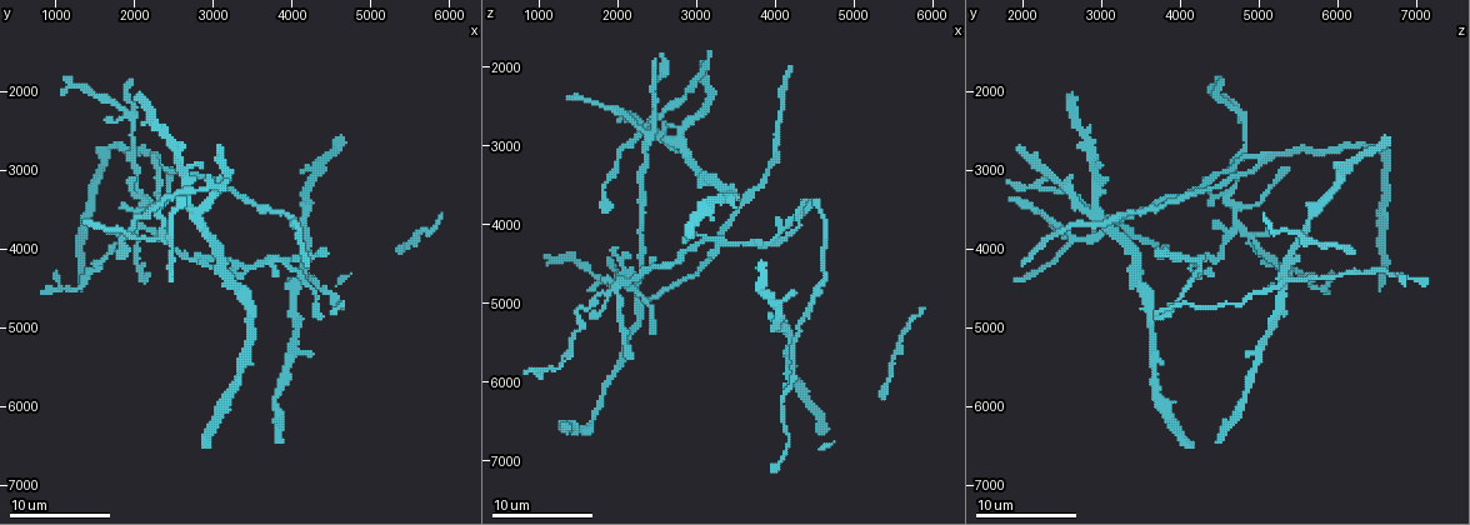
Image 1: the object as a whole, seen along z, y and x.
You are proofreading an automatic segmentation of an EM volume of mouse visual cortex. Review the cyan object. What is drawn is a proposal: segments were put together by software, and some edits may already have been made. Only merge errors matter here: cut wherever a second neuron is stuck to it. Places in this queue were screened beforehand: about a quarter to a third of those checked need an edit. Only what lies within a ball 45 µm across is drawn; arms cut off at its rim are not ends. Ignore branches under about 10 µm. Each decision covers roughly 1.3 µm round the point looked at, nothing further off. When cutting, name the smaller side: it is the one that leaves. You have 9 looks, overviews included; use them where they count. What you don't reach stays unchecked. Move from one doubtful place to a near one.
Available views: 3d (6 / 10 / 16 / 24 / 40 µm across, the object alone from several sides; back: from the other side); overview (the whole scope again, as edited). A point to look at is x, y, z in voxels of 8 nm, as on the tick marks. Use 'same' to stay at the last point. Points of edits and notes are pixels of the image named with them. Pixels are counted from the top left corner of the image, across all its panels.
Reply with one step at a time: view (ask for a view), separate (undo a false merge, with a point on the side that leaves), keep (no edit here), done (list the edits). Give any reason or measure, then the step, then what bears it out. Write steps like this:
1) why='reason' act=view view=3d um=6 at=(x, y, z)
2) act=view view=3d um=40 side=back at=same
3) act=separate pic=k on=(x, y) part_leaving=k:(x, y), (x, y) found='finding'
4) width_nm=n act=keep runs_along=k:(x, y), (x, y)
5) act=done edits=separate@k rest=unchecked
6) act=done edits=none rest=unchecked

why='three arms meet' act=view view=3d um=16 at=(2400, 3750, 3000)

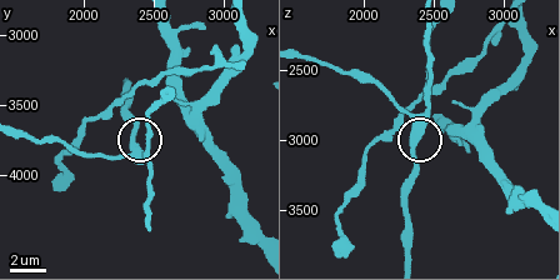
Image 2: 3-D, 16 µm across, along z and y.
act=keep found='all the same neuron'

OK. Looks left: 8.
why='three arms meet' act=view view=3d um=6 at=(4300, 4450, 5300)

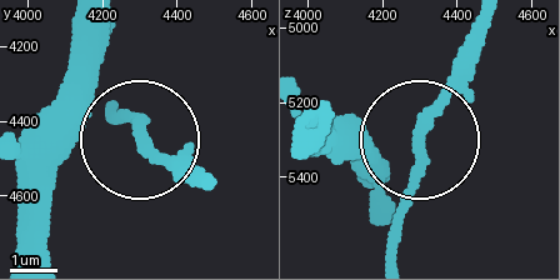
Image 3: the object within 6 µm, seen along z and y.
arms=3 act=keep found='continuous, no second neuron'

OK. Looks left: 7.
act=view view=3d um=10 at=(2900, 4100, 4350)

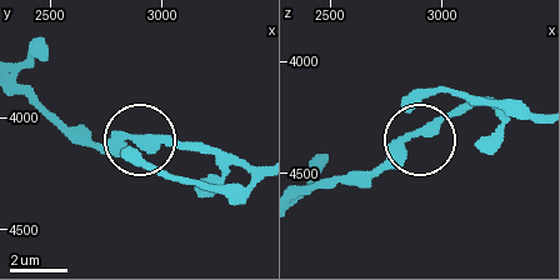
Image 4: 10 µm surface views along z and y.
act=view view=3d um=6 at=(2860, 4100, 4330)

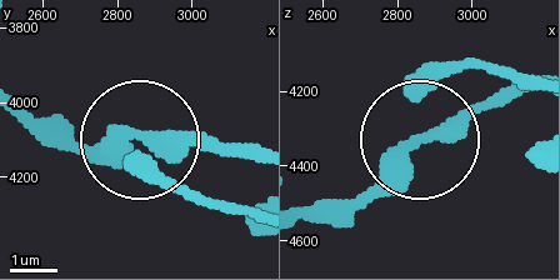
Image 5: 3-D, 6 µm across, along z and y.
act=keep found='continuous, no second neuron'

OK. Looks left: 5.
why='sudden change in width' act=view view=3d um=10 at=(4350, 4850, 3750)

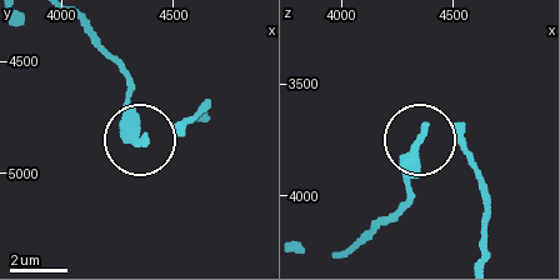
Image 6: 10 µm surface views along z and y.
width_nm=380 act=keep runs_along=6:(84, 26), (124, 76), (131, 134), (144, 141), (184, 129) found='all the same neuron'

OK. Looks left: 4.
why='four-way junction' act=view view=3d um=10 at=(2000, 3650, 4750)

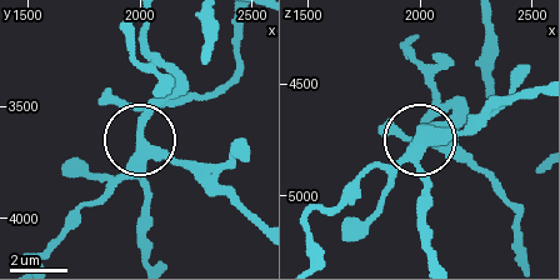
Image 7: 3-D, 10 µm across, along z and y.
act=keep runs_along=7:(254, 224), (141, 143), (106, 185) found='continuous, no second neuron'

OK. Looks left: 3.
act=done edits=none rest=unchecked

